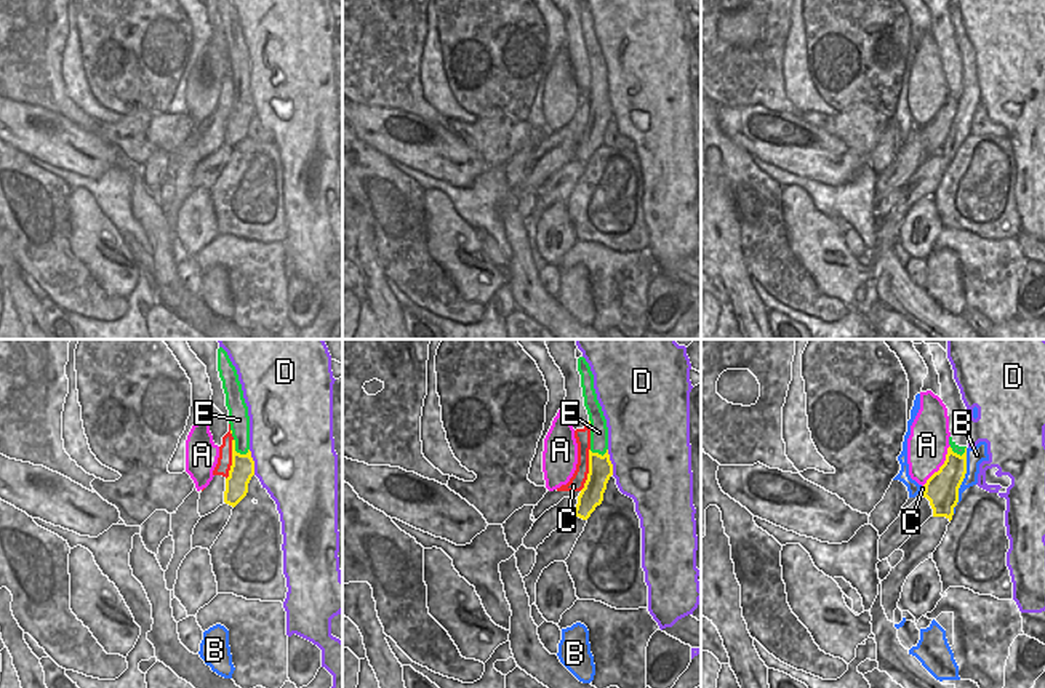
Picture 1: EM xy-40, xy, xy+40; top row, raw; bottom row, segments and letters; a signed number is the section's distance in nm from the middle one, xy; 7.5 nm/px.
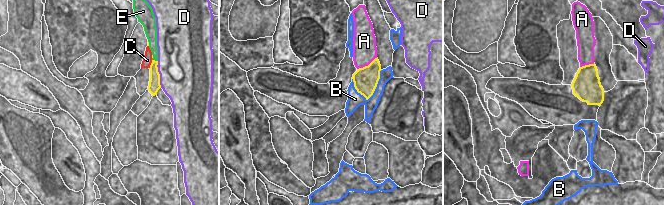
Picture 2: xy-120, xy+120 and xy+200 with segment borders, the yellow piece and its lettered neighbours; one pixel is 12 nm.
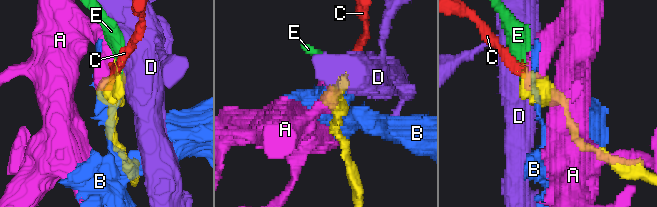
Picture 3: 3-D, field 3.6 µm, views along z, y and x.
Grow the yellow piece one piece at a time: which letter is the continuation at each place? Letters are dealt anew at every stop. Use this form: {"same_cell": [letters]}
{"same_cell": ["C"]}

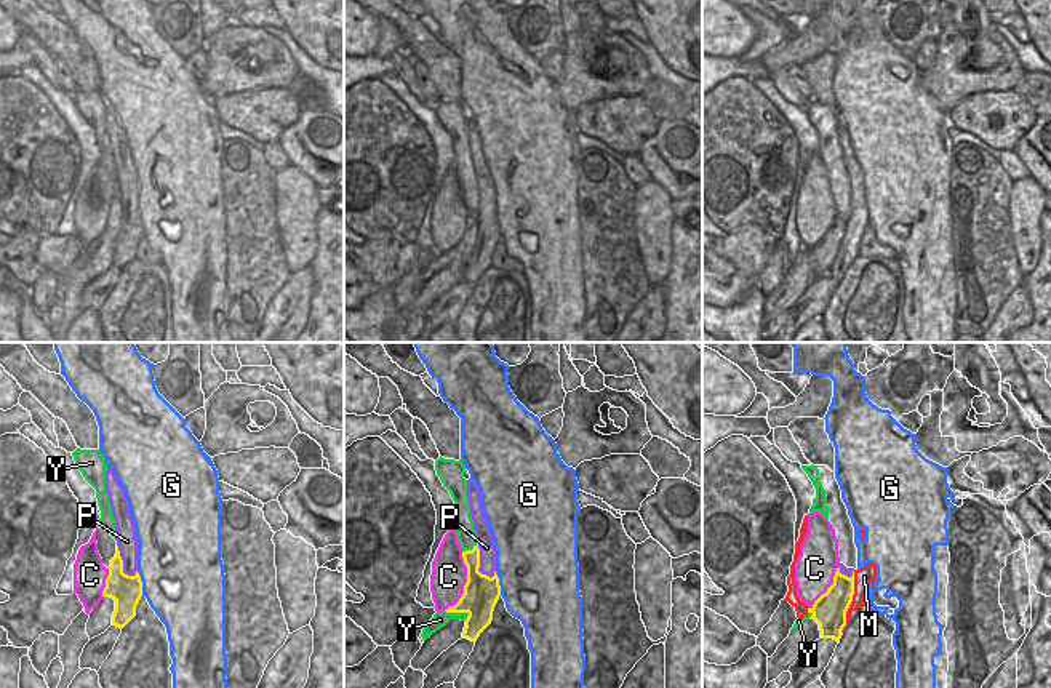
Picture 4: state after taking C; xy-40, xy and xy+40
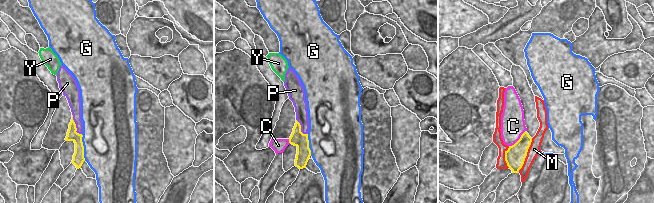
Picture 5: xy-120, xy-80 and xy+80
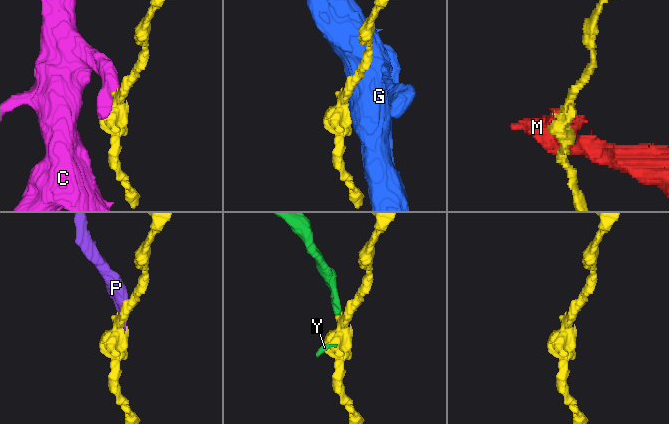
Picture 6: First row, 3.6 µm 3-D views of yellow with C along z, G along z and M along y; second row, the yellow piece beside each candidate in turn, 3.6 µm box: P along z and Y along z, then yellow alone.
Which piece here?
{"same_cell": []}

